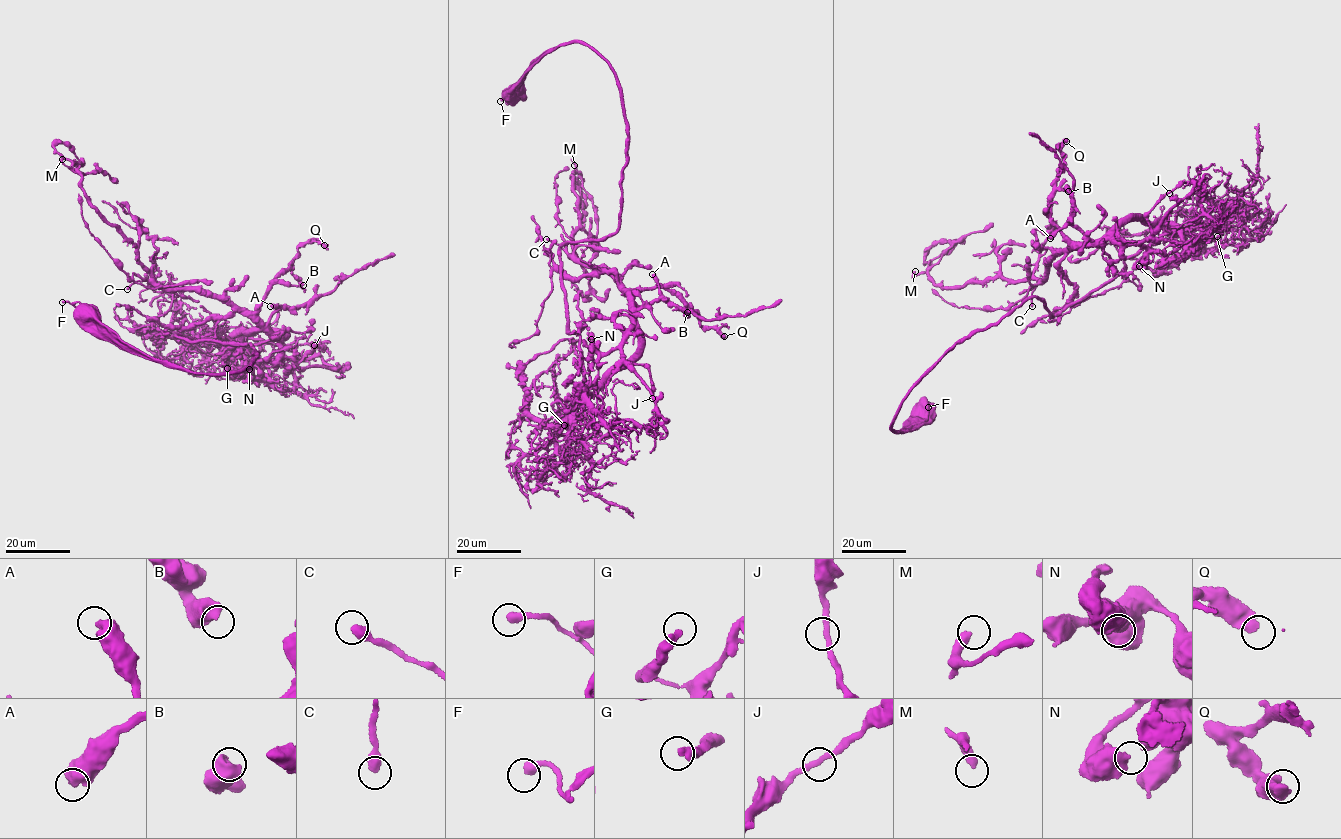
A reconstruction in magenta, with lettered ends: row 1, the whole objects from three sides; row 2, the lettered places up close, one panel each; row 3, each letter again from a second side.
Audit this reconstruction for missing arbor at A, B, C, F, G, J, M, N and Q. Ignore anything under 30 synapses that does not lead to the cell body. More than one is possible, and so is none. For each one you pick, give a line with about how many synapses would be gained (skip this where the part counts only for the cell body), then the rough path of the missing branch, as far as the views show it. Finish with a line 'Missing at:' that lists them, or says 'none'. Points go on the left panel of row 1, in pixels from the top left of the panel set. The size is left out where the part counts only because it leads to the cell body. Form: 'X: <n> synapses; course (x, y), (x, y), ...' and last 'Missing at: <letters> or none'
Missing at: none

